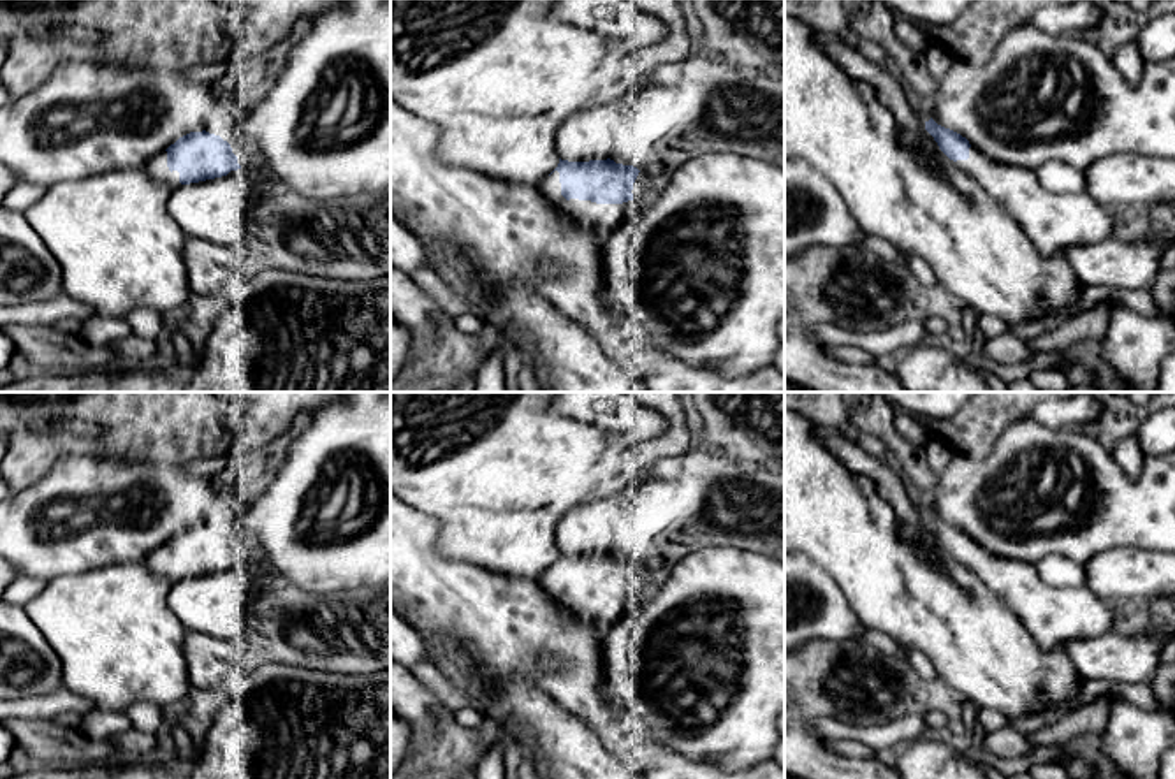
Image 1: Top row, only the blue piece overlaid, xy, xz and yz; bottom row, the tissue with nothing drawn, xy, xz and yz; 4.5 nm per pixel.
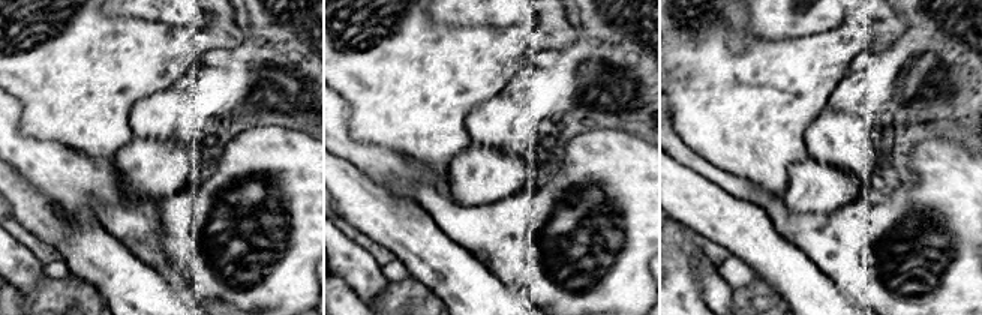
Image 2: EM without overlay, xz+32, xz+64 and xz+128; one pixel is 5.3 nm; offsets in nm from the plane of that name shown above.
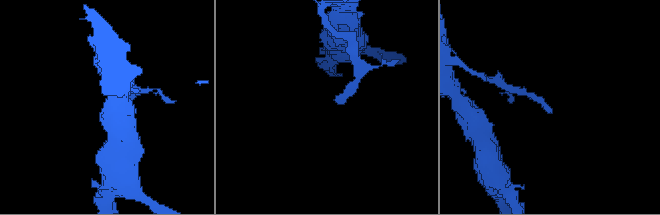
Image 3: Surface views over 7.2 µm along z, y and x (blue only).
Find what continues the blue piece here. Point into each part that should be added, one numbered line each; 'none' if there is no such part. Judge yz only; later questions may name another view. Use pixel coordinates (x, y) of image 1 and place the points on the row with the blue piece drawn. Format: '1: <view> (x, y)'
1: yz (1054, 222)

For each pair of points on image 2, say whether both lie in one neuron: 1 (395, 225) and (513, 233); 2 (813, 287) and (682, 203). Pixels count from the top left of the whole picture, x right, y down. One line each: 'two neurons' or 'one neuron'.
1: two neurons
2: one neuron

